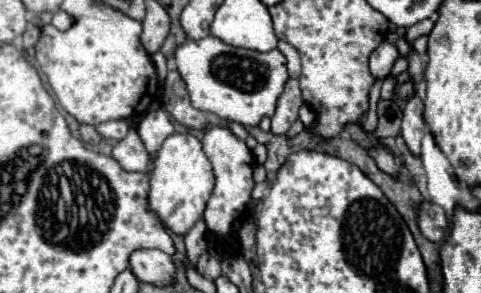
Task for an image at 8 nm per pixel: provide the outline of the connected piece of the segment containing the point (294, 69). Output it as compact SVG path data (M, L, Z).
M282 40L278 42L278 50L288 60L288 74L290 74L290 78L298 78L300 76L300 54L298 54L298 50L294 46L290 46L288 42L282 42Z

